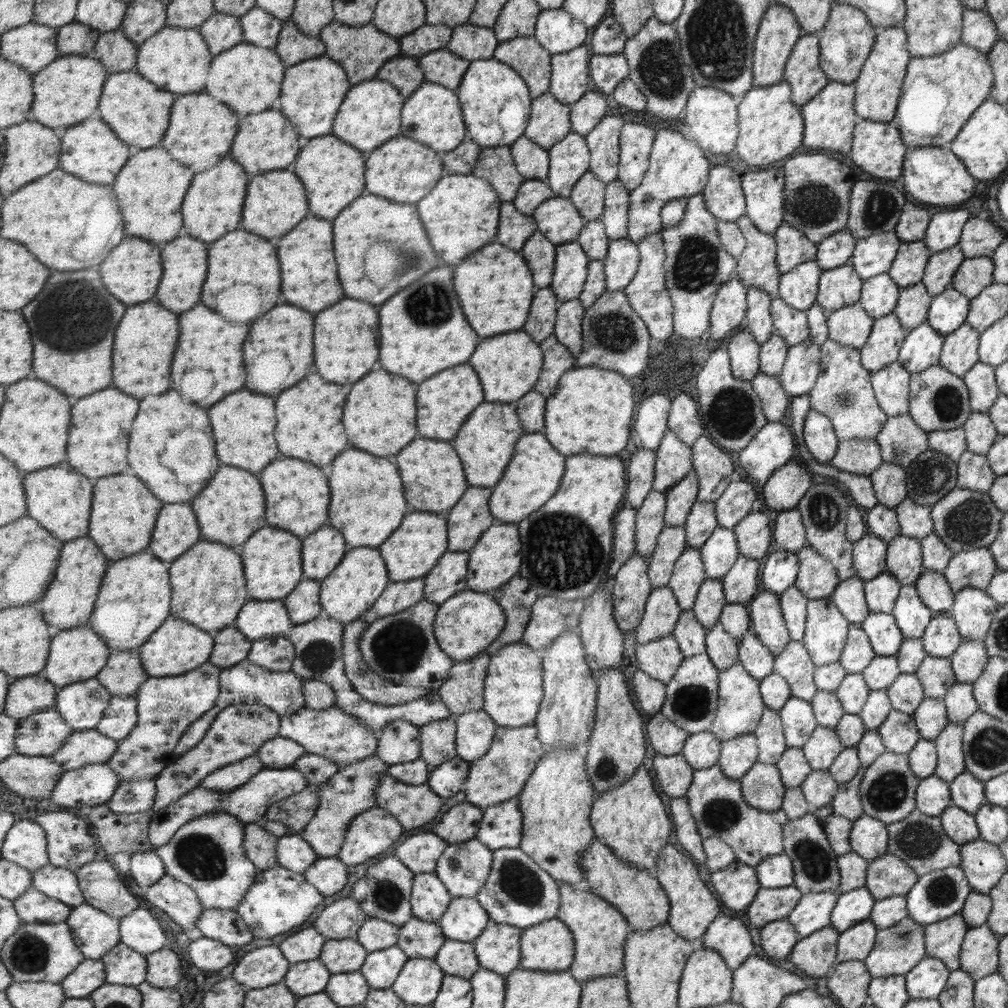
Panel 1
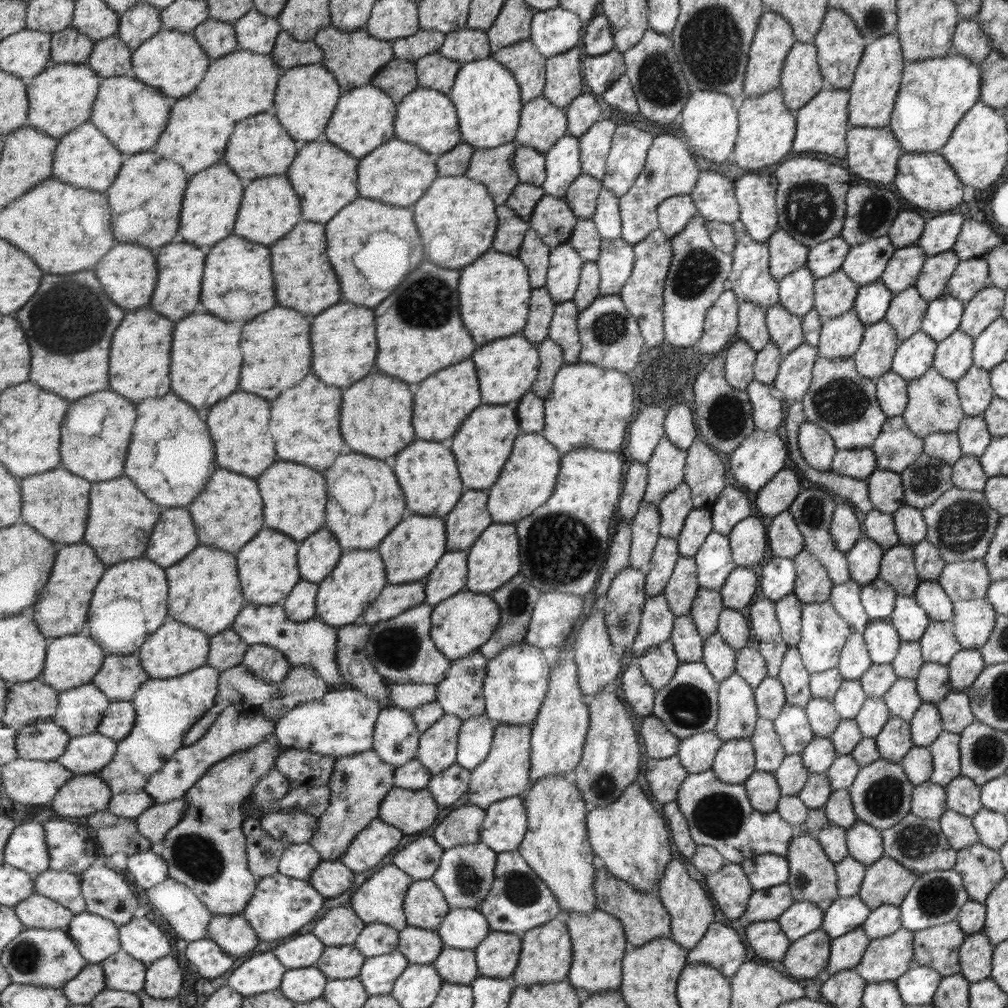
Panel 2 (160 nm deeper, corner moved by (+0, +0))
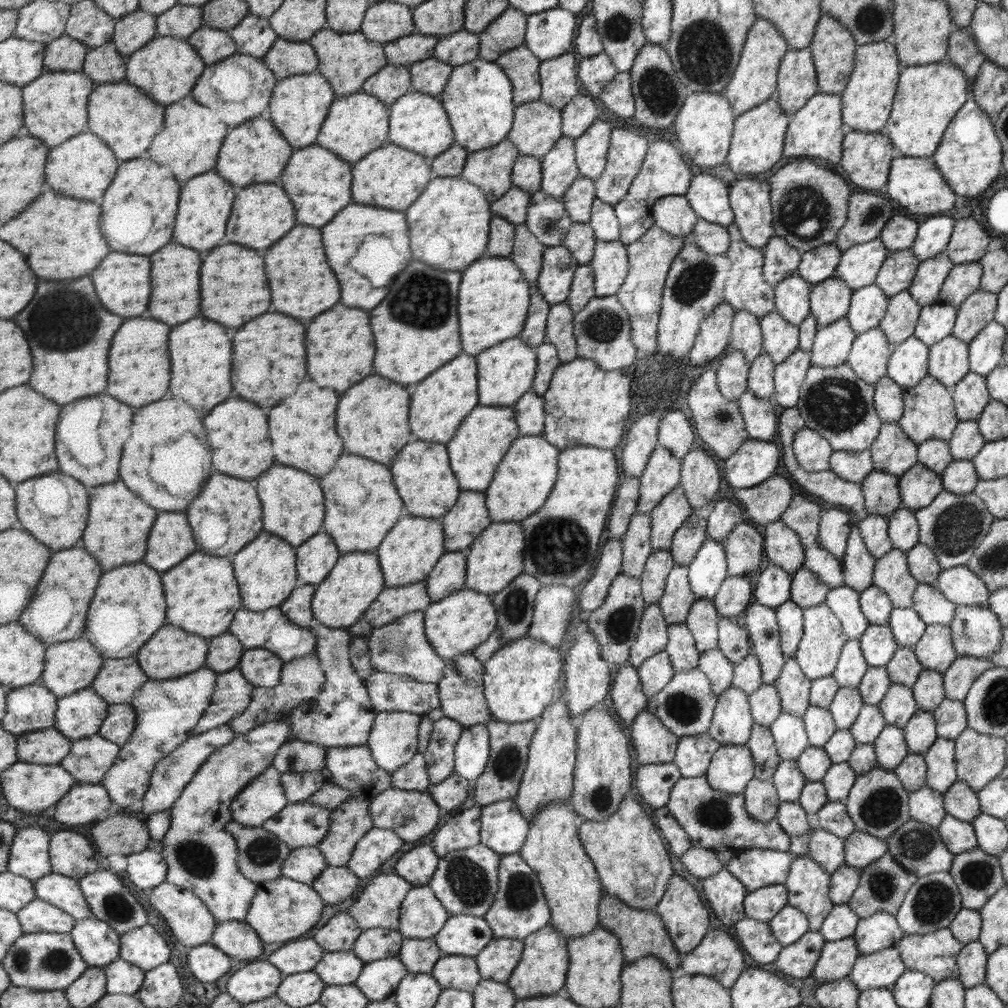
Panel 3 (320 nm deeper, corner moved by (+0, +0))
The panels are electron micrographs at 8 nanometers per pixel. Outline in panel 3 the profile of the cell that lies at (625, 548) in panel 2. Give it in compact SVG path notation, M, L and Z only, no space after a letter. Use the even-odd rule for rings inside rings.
M623 538L608 540L601 548L598 565L578 595L580 609L593 612L606 604L613 581L622 574L624 565L624 543L622 541Z

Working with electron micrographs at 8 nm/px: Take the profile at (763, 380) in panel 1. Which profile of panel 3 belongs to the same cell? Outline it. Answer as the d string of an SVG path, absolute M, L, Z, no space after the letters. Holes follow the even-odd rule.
M746 390L737 398L737 407L744 416L745 431L748 439L771 440L777 432L777 418L767 399L757 399L757 396Z

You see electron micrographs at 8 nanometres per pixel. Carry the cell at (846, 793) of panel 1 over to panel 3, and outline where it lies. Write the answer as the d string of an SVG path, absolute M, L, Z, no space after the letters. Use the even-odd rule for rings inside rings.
M827 801L812 820L817 828L826 830L843 840L854 831L853 822L847 816L844 803L839 801Z

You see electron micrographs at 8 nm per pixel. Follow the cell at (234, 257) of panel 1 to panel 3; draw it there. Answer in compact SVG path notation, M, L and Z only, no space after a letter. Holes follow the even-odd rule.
M227 244L213 250L205 268L201 270L201 286L203 286L203 310L201 314L221 322L225 326L241 328L249 320L265 314L271 308L271 290L269 280L265 276L265 260L255 250Z

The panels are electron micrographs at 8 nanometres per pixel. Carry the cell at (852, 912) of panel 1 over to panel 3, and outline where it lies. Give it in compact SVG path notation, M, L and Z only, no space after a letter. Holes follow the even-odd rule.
M833 905L827 917L823 919L819 928L819 933L828 942L841 940L841 938L852 937L859 918L849 905Z

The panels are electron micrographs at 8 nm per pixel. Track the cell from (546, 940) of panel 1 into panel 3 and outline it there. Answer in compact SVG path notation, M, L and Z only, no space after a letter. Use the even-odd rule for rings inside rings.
M551 924L524 941L524 956L513 971L512 977L506 982L518 999L564 993L571 964L567 942L568 938L562 937Z

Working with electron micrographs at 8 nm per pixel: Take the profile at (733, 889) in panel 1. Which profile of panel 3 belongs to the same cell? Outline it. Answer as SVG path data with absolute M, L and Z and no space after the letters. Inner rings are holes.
M727 868L703 880L703 893L715 917L725 925L734 925L744 917L744 884Z

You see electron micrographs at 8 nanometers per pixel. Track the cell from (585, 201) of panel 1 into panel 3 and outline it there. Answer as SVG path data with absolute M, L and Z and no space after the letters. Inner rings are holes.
M580 176L568 189L561 200L568 207L573 221L587 223L592 217L592 206L597 198L596 181Z

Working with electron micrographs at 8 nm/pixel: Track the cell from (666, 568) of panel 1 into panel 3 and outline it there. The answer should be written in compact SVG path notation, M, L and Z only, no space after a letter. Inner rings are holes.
M657 549L648 558L642 581L642 593L647 605L663 600L668 576L676 562L670 550Z

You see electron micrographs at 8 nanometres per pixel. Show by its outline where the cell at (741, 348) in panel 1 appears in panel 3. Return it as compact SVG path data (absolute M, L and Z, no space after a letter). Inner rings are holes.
M734 351L724 355L718 364L718 383L721 393L729 401L737 401L741 394L747 390L747 376L749 363L745 362L744 354Z

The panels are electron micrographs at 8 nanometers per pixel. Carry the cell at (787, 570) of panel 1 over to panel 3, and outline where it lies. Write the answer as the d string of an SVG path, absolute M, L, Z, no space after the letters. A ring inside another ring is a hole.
M768 564L755 582L756 603L775 608L791 596L792 575L780 566Z

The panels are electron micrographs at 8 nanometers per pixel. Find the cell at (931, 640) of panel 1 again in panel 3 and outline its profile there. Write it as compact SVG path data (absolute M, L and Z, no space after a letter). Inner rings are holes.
M941 624L926 625L911 649L923 669L935 670L941 676L957 656L951 642L950 628Z

